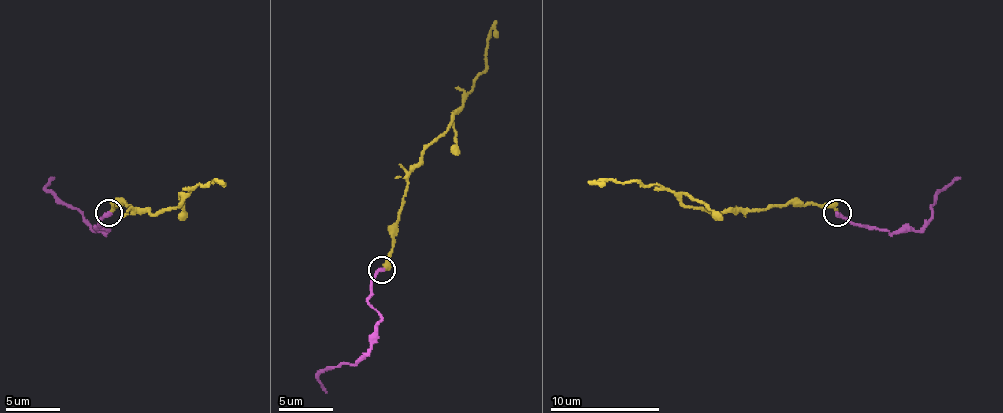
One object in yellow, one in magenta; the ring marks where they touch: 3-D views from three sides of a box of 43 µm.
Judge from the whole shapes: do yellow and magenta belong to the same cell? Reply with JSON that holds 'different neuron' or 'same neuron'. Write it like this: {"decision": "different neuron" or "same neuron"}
{"decision": "different neuron"}

